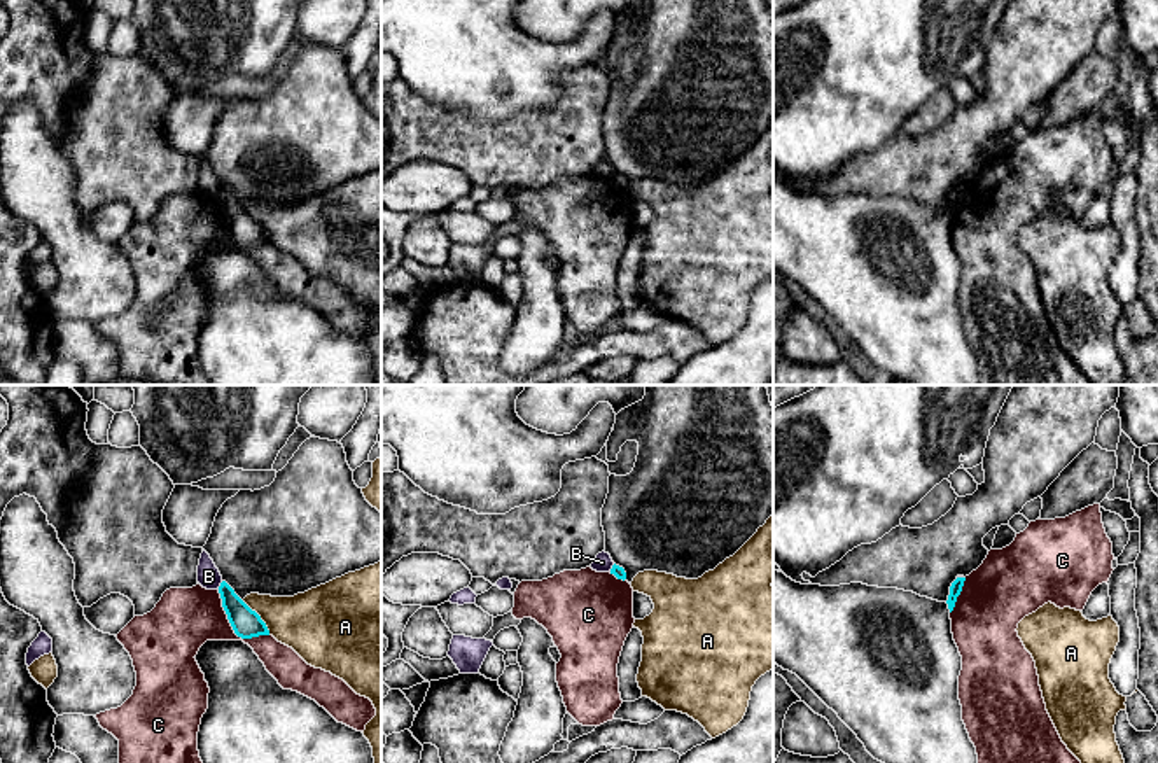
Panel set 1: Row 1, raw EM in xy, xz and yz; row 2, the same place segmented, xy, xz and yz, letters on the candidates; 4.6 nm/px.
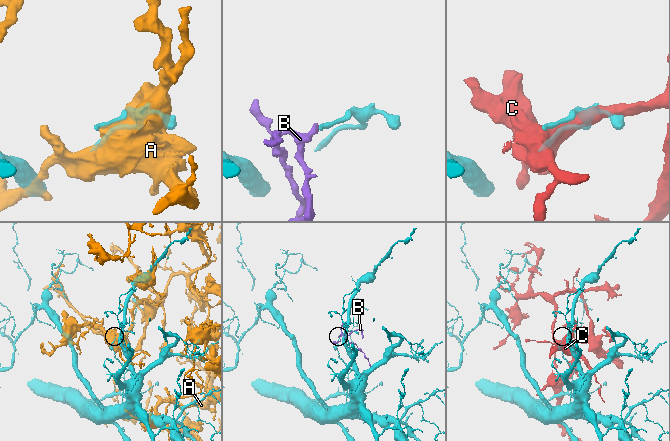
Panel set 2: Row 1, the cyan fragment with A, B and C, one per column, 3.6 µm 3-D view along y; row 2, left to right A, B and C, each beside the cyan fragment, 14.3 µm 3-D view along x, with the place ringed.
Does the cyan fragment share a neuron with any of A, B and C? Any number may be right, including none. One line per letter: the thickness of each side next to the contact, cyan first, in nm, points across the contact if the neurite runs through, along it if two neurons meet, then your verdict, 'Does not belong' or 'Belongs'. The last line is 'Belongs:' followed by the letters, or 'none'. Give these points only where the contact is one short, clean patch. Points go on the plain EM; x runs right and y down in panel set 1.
A: Thickness 140 nm (cyan) against 300 nm. Does not belong
B: Thickness 140 nm (cyan) against 110 nm. Boundary: xy (223, 189), (217, 196). Does not belong
C: Thickness 140 nm (cyan) against 280 nm. Does not belong
Belongs: none

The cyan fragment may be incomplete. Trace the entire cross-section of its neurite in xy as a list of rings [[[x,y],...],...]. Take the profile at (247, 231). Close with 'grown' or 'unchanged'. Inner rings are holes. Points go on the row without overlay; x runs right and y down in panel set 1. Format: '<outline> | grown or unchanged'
[[[226,189],[220,191],[219,201],[227,228],[238,245],[252,247],[259,243],[269,243],[269,238],[261,224],[252,219]]] | unchanged

